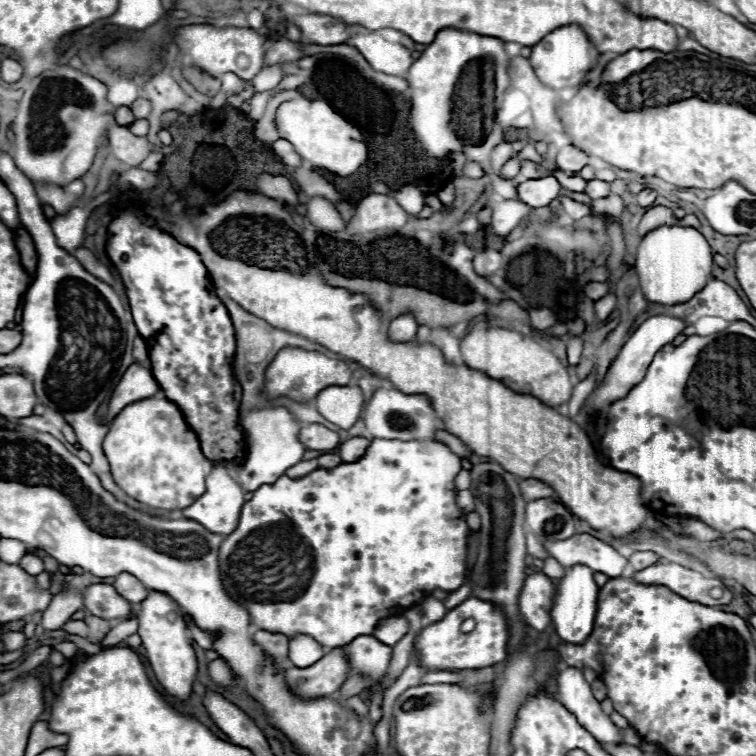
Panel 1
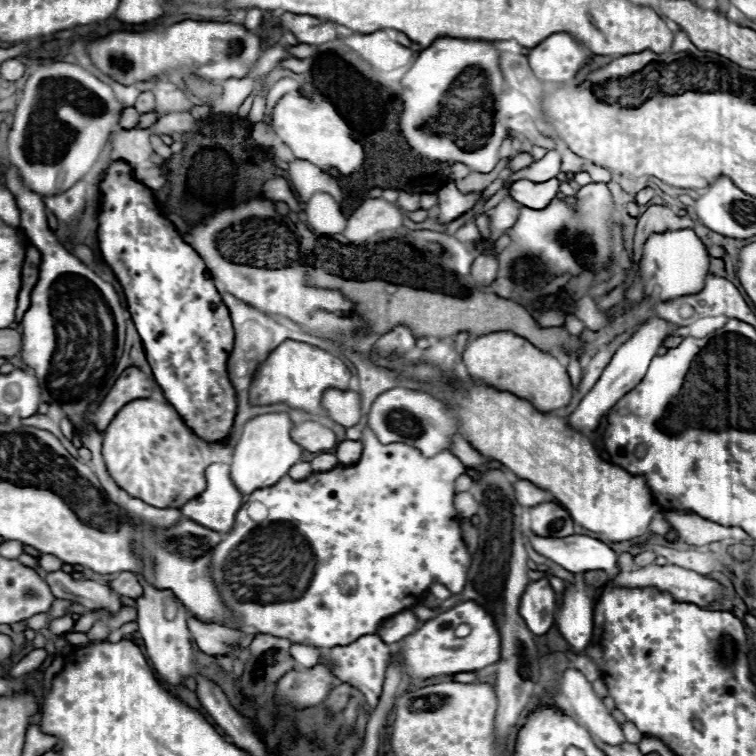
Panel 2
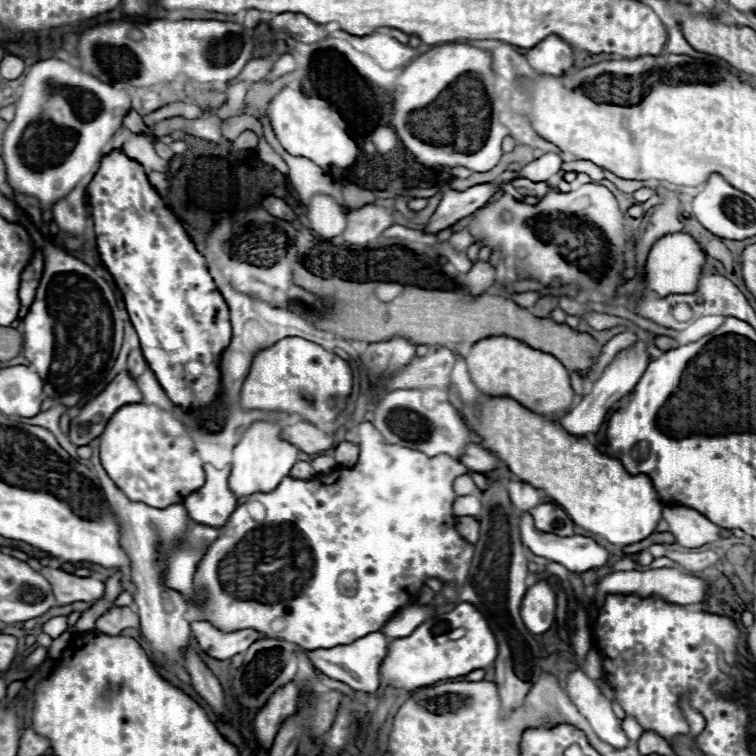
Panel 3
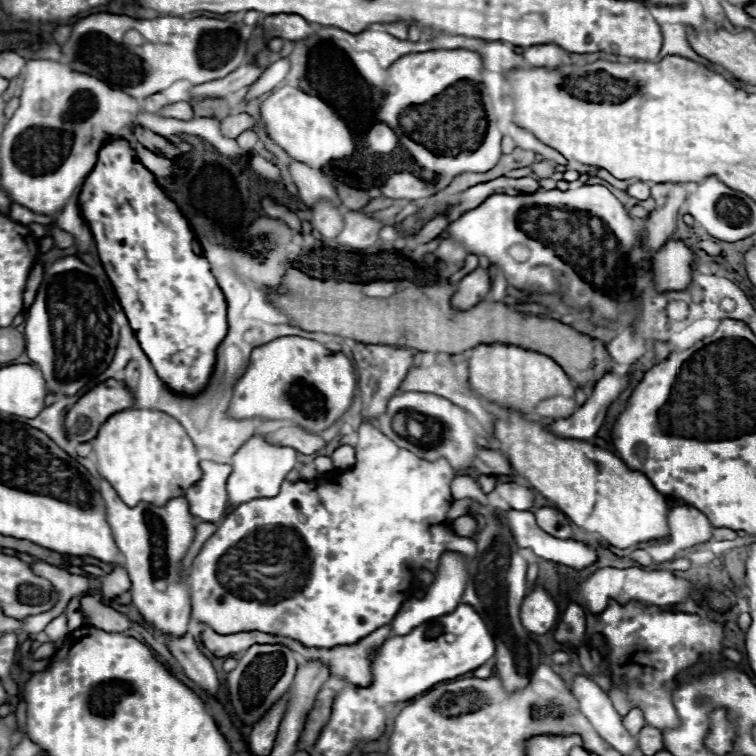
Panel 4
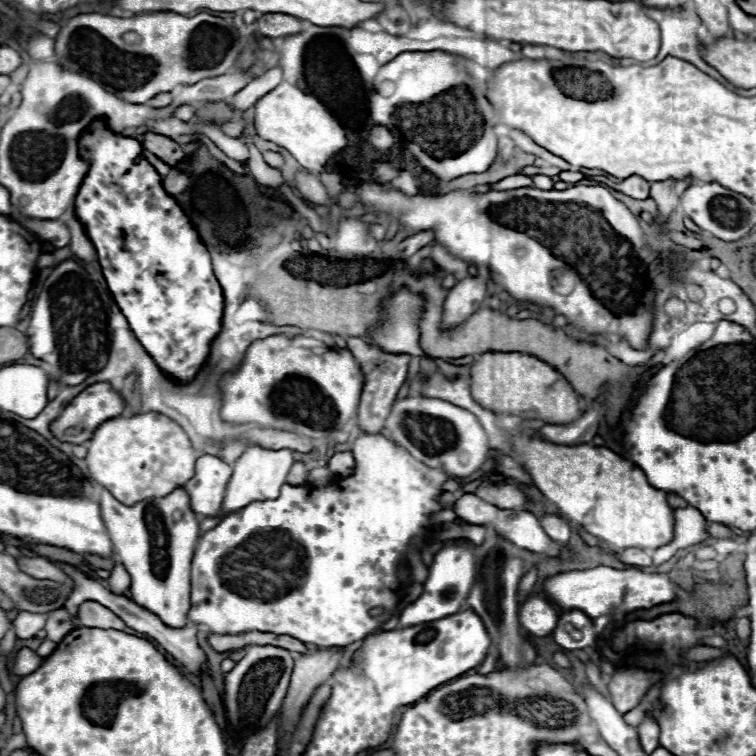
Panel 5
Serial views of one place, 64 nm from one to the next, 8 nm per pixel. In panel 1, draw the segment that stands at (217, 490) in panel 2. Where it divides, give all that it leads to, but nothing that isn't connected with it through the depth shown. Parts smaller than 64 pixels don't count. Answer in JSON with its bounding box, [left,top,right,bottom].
[182,466,244,536]

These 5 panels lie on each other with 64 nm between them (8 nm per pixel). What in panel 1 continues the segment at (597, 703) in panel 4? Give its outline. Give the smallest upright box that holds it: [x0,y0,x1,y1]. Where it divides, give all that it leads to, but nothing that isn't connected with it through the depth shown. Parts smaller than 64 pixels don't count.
[556,668,622,744]

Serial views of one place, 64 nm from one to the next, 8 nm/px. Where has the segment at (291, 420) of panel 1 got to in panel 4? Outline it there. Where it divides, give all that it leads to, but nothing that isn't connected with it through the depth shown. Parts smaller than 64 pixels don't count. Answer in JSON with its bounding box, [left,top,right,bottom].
[228,432,296,506]

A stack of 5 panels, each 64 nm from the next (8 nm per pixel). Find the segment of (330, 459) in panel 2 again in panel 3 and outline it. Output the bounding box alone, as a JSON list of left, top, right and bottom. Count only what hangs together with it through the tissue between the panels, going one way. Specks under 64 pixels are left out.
[312,456,338,472]

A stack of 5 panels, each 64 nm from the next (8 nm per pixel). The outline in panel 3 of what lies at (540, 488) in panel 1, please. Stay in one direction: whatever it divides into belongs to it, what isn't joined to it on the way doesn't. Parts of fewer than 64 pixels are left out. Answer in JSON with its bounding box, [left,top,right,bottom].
[508,482,546,510]

